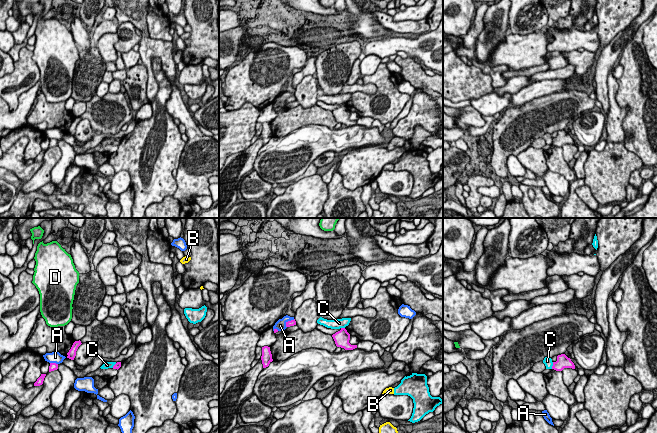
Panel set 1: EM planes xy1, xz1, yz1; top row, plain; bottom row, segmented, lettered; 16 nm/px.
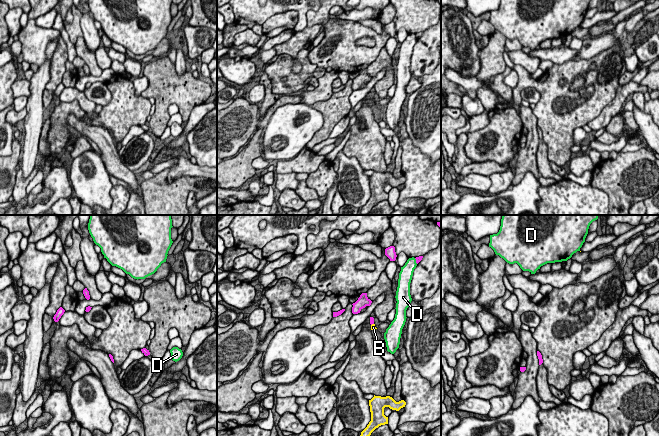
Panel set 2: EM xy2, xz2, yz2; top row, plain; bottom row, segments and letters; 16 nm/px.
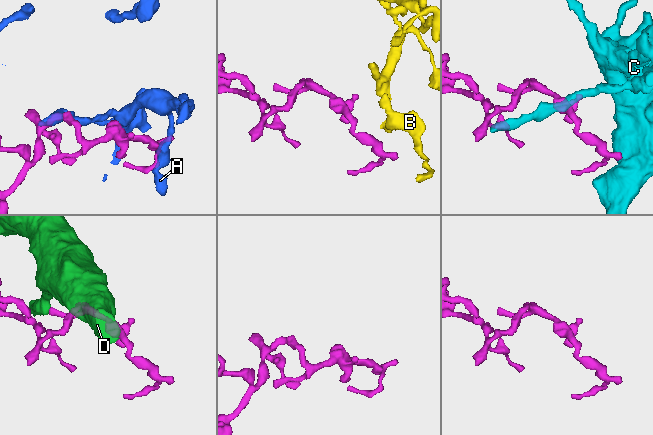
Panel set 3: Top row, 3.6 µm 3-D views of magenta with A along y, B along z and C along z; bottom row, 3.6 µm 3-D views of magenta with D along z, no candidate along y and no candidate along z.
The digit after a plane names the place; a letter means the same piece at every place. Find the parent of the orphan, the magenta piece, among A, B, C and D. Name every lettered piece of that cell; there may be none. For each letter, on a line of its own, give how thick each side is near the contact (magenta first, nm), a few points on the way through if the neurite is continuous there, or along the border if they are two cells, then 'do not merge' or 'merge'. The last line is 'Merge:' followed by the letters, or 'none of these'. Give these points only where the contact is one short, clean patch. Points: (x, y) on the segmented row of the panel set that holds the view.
A: 130/190 nm | do not merge
B: 60/70 nm | across xz2 (371, 318), (372, 323), (373, 327) | merge
C: 200/140 nm | along yz1 (553, 362), (551, 368) | do not merge
D: 90/220 nm | along xz2 (414, 258), (417, 263) | do not merge
Merge: B

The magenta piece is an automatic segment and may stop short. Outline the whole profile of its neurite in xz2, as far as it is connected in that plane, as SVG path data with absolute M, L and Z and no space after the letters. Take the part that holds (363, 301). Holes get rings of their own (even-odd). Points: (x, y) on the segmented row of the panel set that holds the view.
M362 293L358 300L353 303L352 313L358 314L360 311L365 308L366 306L370 306L372 301L367 297L367 293Z

